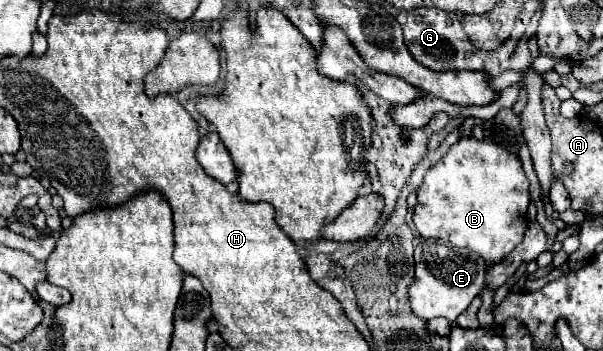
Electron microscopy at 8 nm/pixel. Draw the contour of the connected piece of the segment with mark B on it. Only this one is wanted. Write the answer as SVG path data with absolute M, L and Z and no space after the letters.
M462 138L426 172L418 188L414 224L424 238L448 240L496 264L524 238L528 204L528 178L524 176L518 156L490 140Z

